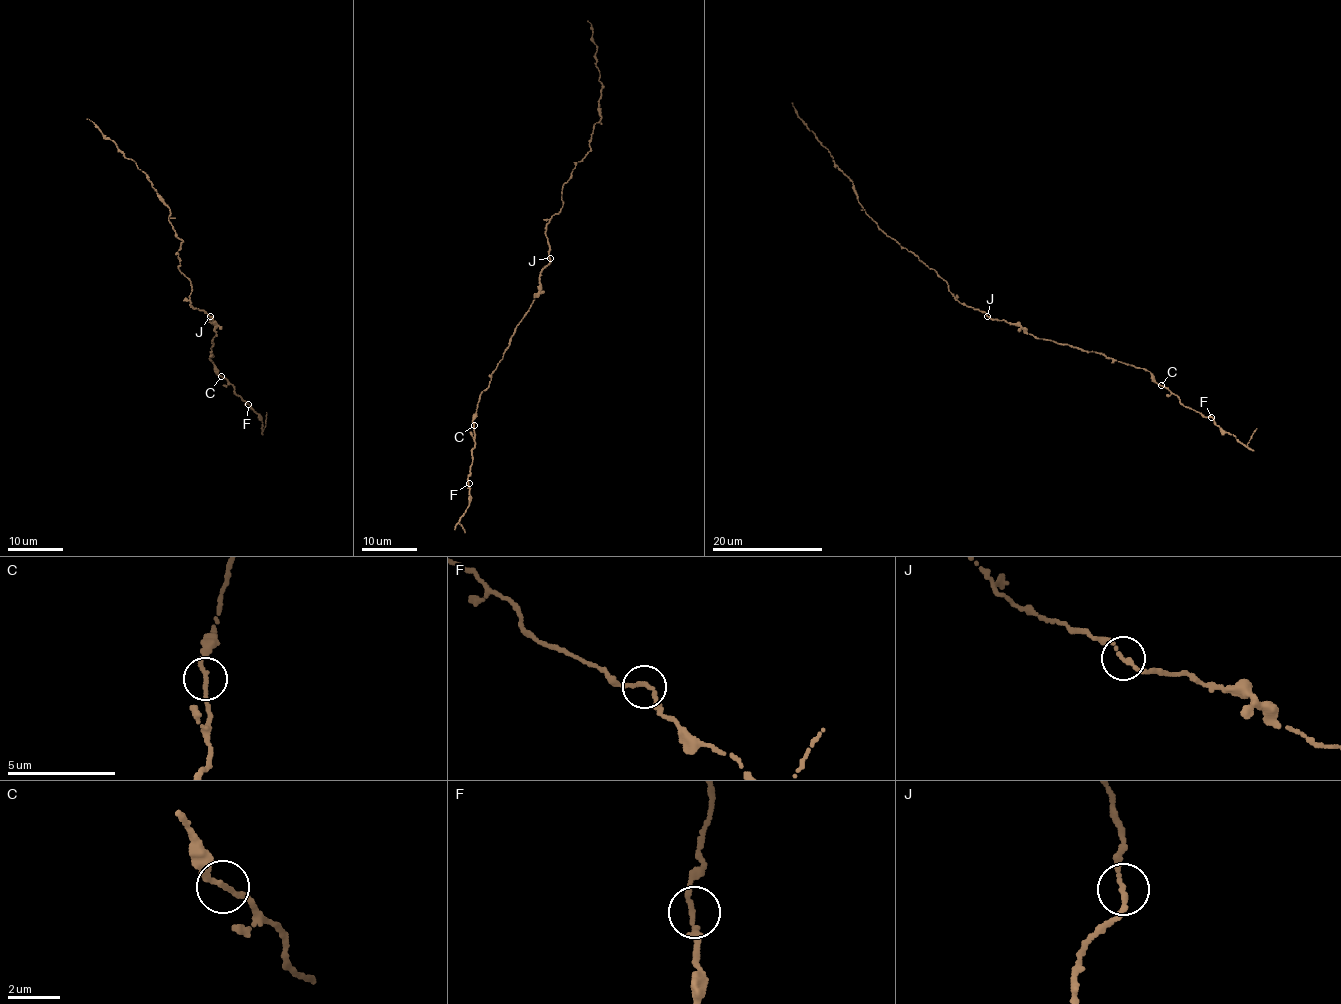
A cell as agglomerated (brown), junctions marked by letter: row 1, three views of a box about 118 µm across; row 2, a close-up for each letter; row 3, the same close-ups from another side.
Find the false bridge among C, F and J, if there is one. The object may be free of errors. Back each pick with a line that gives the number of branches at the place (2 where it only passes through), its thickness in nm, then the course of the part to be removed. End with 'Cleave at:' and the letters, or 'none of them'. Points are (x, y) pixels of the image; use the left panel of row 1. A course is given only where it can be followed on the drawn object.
Cleave at: none of them

